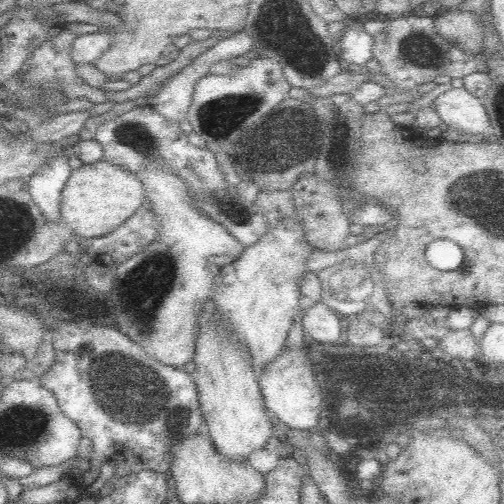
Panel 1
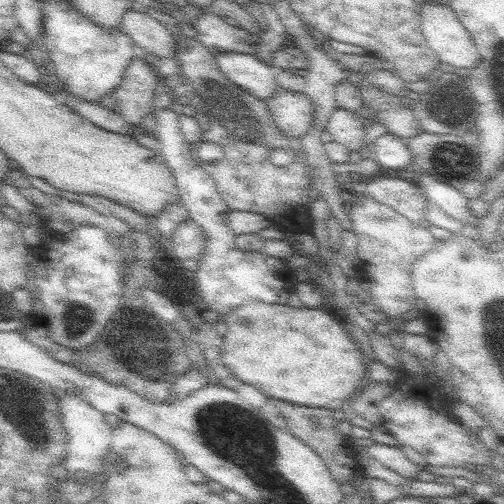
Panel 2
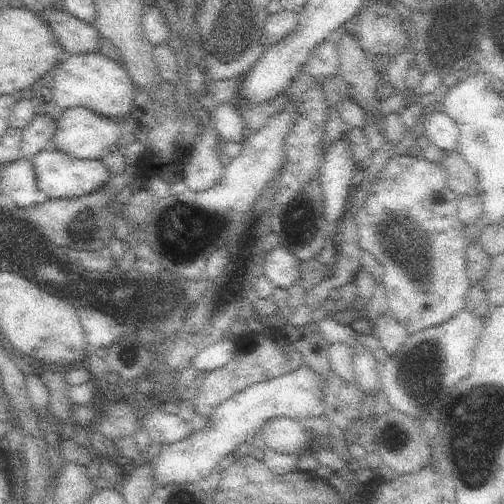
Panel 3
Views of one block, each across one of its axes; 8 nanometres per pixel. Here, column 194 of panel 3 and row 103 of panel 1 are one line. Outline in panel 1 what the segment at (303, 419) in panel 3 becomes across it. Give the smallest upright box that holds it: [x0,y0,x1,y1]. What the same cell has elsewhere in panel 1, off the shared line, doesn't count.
[434,88,490,140]

